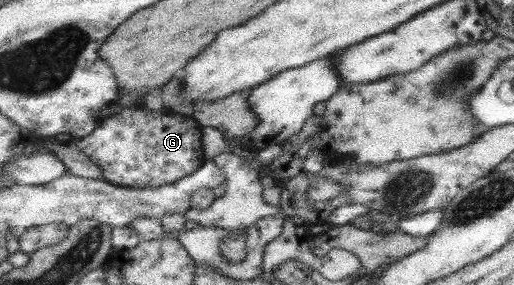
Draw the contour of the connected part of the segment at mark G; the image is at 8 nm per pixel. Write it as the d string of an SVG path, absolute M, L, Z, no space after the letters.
M144 105L131 106L108 117L92 134L76 143L77 147L102 169L106 181L128 188L158 188L171 185L196 173L208 159L203 145L203 126L197 119L167 108L152 111Z

